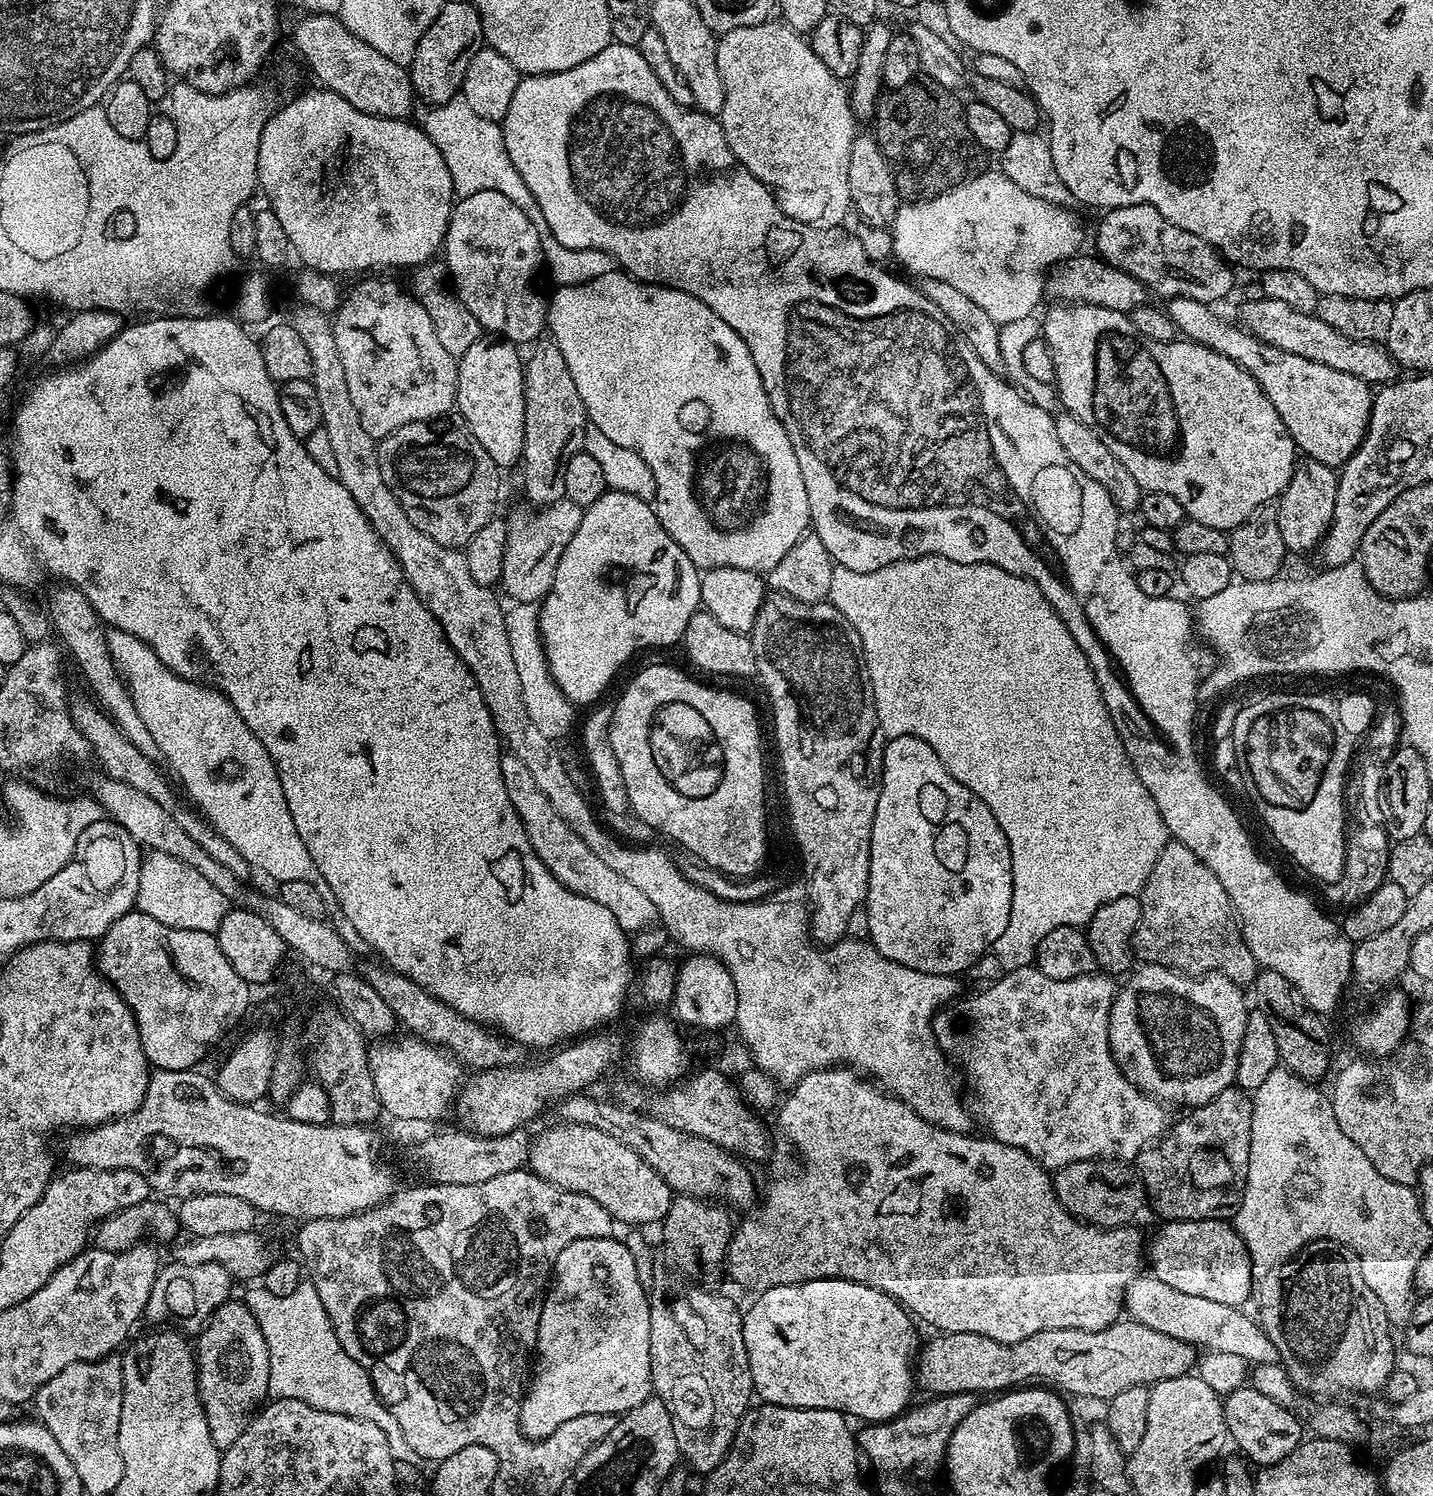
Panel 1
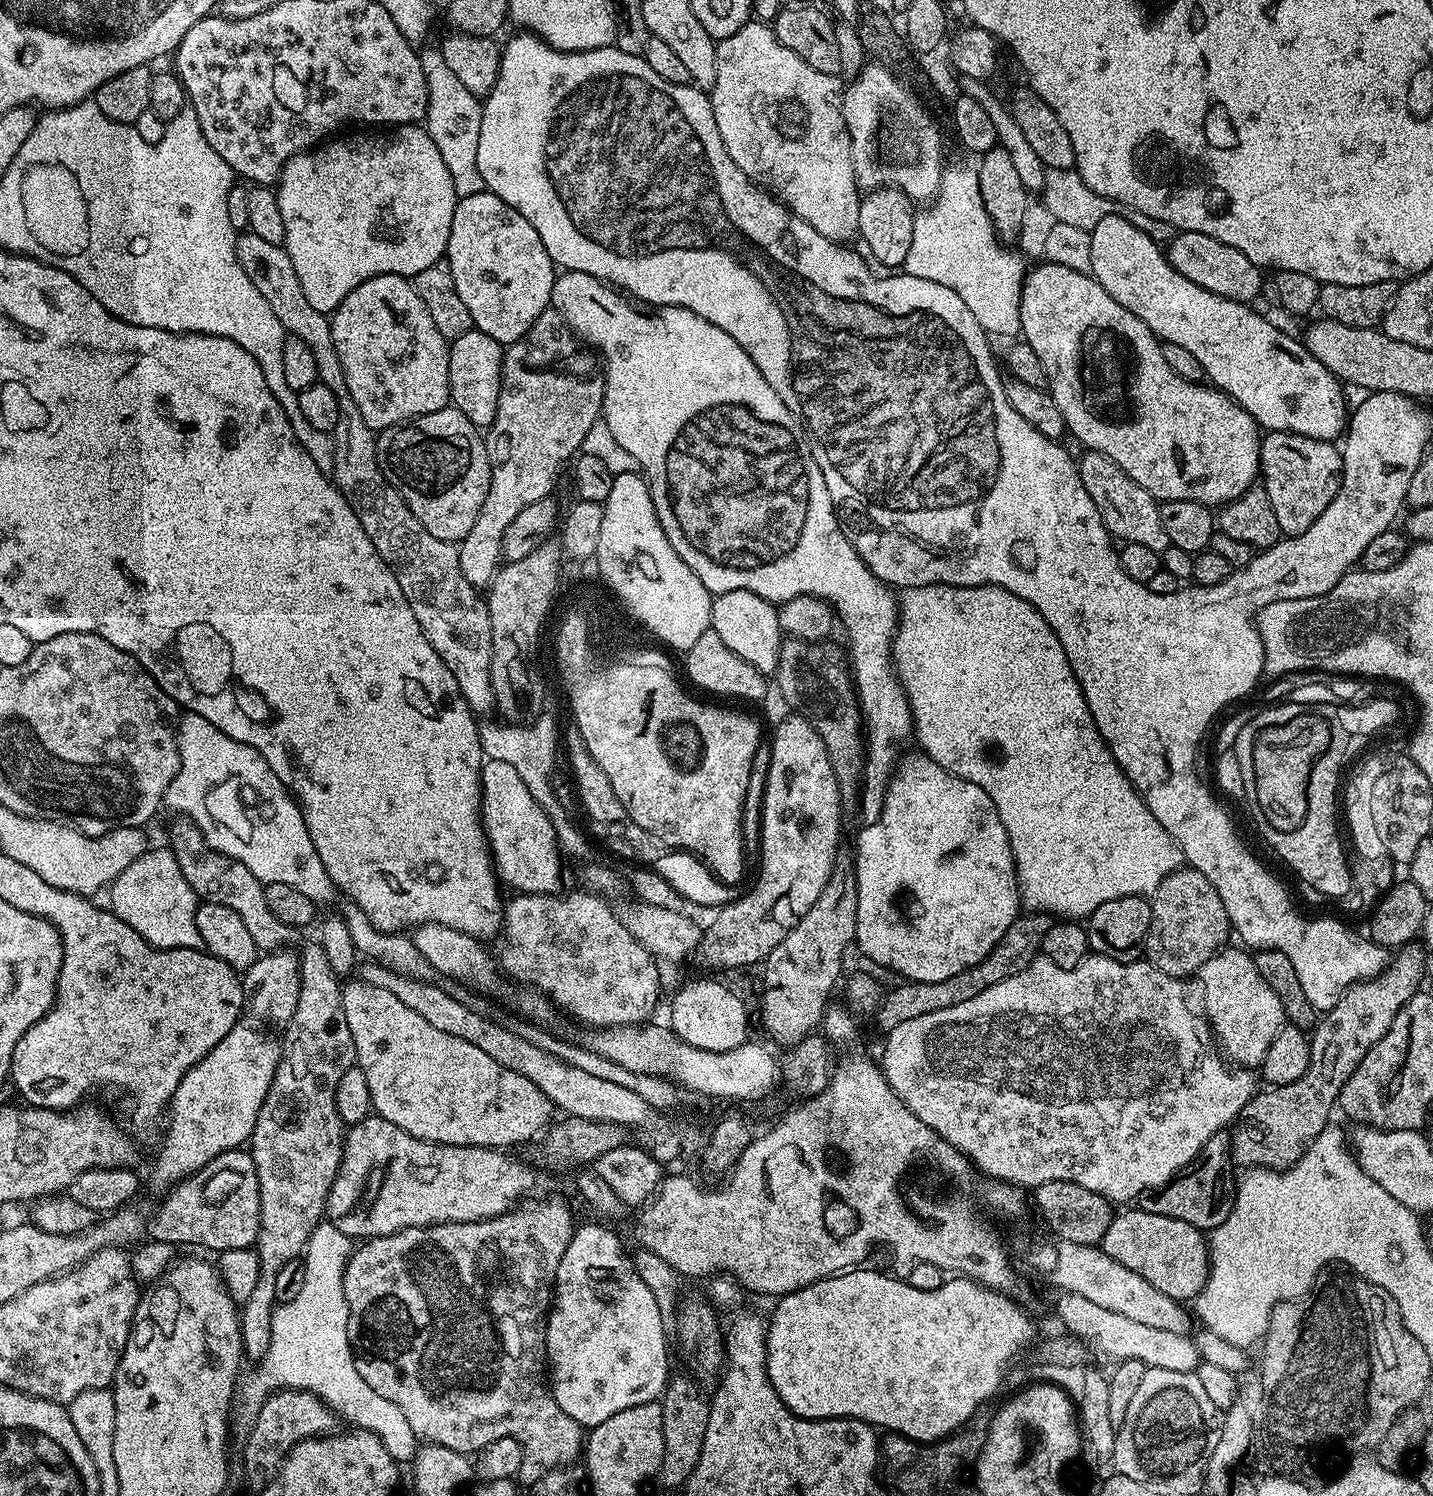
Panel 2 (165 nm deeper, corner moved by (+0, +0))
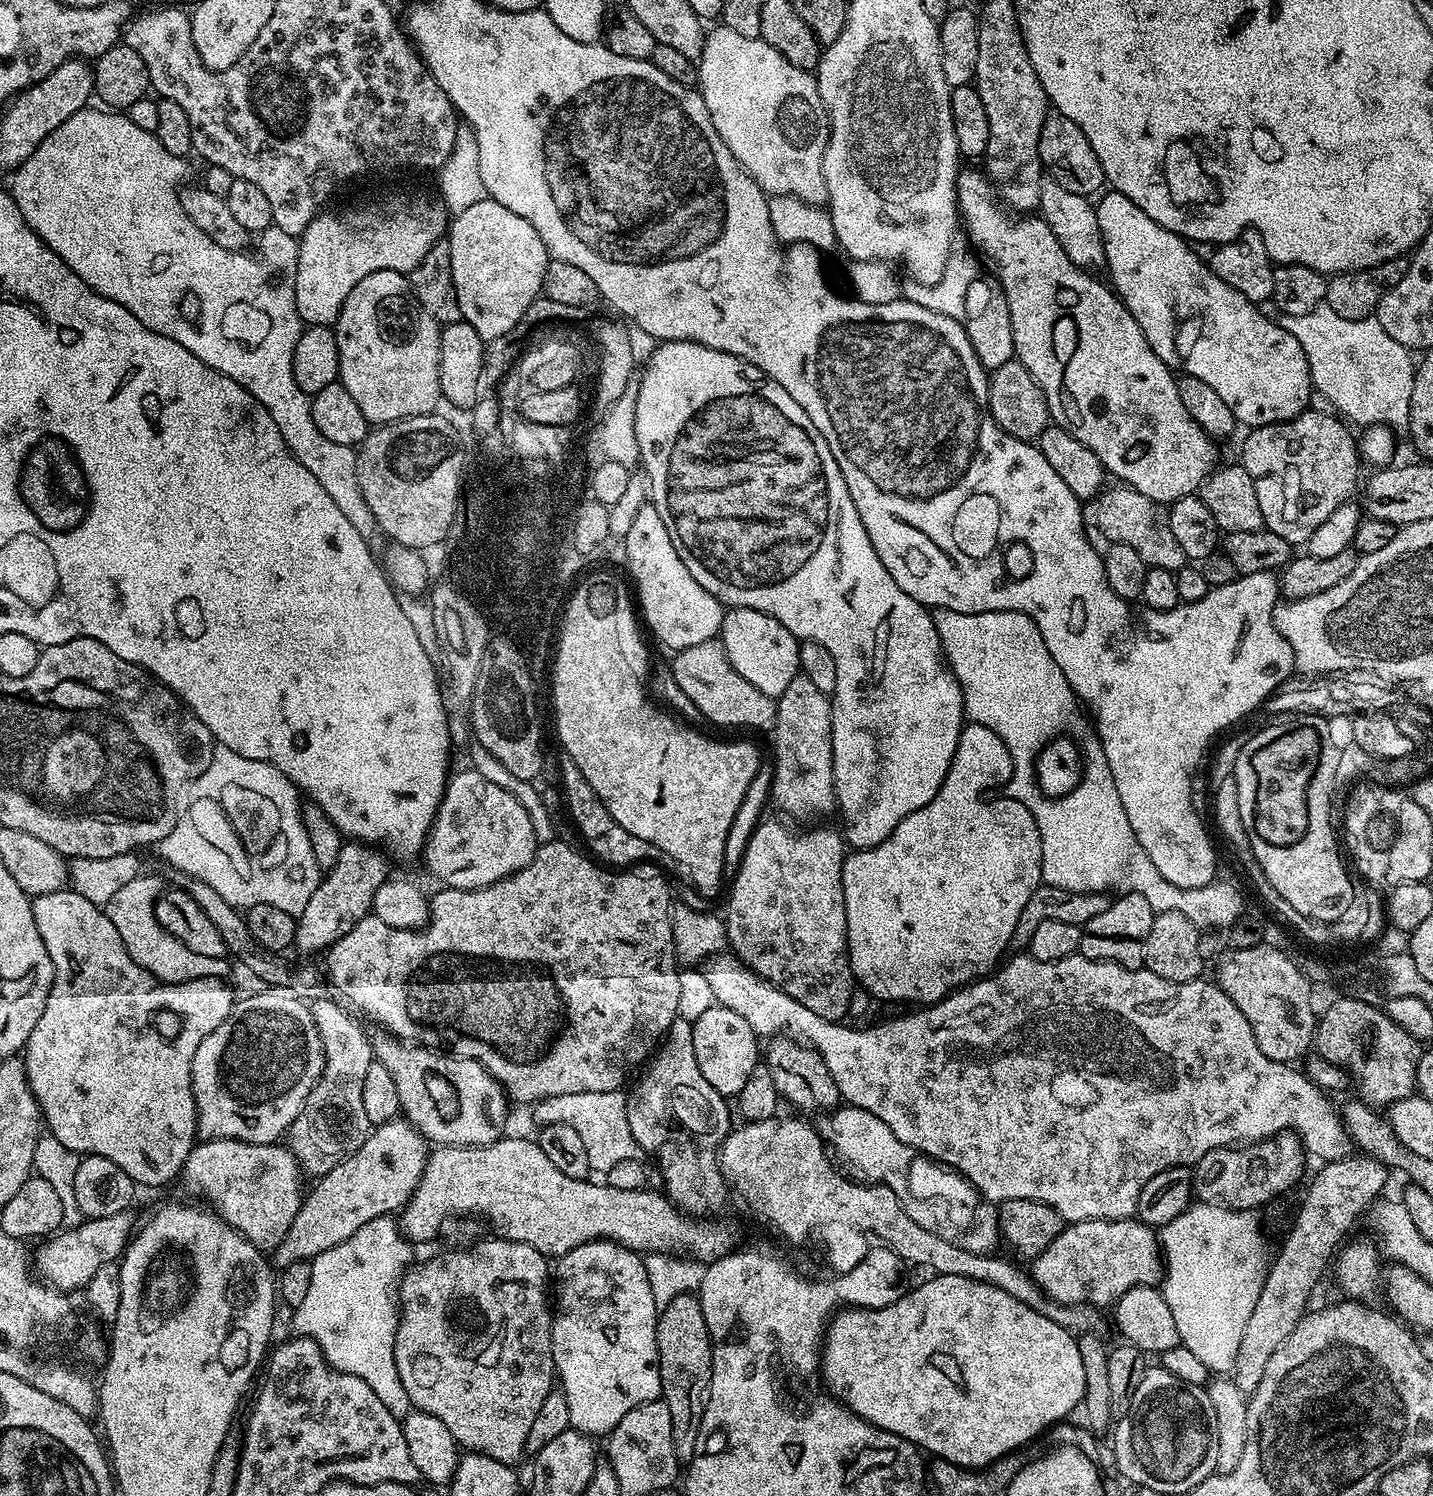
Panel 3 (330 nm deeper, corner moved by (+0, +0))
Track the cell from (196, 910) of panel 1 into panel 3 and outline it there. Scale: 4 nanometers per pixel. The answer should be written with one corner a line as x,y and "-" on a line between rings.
141,874
132,882
126,882
104,905
107,917
118,930
130,958
138,962
154,978
164,984
181,984
198,978
224,978
227,977
228,964
224,958
206,958
202,954
194,954
182,942
174,939
158,922
156,917
156,899
162,894
160,888
161,877

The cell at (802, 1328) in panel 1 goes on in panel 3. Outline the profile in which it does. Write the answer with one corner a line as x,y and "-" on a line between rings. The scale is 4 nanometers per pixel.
933,1275
928,1279
932,1280
910,1289
893,1304
881,1303
875,1308
844,1306
829,1321
822,1350
822,1377
824,1376
825,1382
828,1383
827,1391
841,1404
845,1404
850,1411
876,1428
886,1430
890,1434
898,1434
925,1453
933,1452
933,1457
973,1470
983,1470
994,1461
1015,1453
1020,1450
1016,1448
1030,1443
1035,1436
1042,1435
1051,1424
1066,1419
1075,1408
1077,1411
1081,1407
1086,1390
1086,1370
1082,1366
1082,1354
1078,1354
1078,1342
1073,1333
1058,1326
1058,1322
1046,1318
1038,1310
1018,1302
1018,1298
1006,1294
1006,1290
998,1290
998,1286
990,1286
986,1282
961,1276

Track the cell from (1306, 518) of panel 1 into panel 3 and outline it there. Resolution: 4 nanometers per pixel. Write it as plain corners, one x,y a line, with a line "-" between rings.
1305,410
1280,424
1251,429
1244,440
1242,463
1250,478
1254,478
1264,527
1293,546
1307,545
1314,530
1338,506
1349,503
1355,492
1357,495
1362,480
1362,457
1357,437
1352,437
1353,429
1331,411
1312,411

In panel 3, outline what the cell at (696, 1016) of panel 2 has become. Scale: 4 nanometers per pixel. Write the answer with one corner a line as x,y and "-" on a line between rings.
713,1006
692,1022
692,1033
694,1058
698,1058
698,1070
702,1070
702,1078
706,1078
706,1082
710,1082
710,1086
714,1086
720,1096
739,1096
742,1086
746,1086
746,1078
750,1078
758,1063
758,1038
754,1030
750,1030
747,1022
739,1014
734,1014
734,1010

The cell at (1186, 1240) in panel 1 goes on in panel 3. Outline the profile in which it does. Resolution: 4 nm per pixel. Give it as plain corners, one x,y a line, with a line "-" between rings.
1139,1218
1126,1220
1077,1220
1069,1223
1042,1250
1039,1256
1031,1261
1030,1275
1041,1292
1058,1304
1073,1306
1088,1305
1103,1310
1104,1307
1115,1305
1117,1300
1134,1286
1156,1286
1161,1283
1164,1274
1164,1258
1162,1245
1157,1229
1150,1224
1143,1224

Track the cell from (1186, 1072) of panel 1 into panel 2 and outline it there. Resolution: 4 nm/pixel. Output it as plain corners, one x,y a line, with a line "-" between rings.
1232,947
1211,956
1198,973
1199,979
1204,979
1202,1012
1218,1041
1219,1051
1233,1065
1256,1070
1266,1058
1266,1050
1270,1050
1274,1038
1278,1038
1284,1028
1284,1008
1266,978
1258,974
1255,959
1247,951

